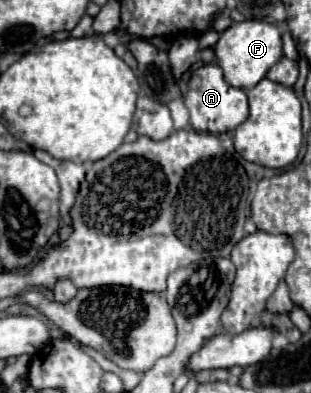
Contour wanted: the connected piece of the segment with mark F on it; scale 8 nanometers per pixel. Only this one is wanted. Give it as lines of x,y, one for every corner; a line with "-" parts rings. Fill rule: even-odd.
242,21
228,27
218,43
214,45
216,61
224,71
226,83
238,89
252,89
260,79
264,79
266,71
280,61
282,57
282,39
276,29
276,25
264,23
264,21

